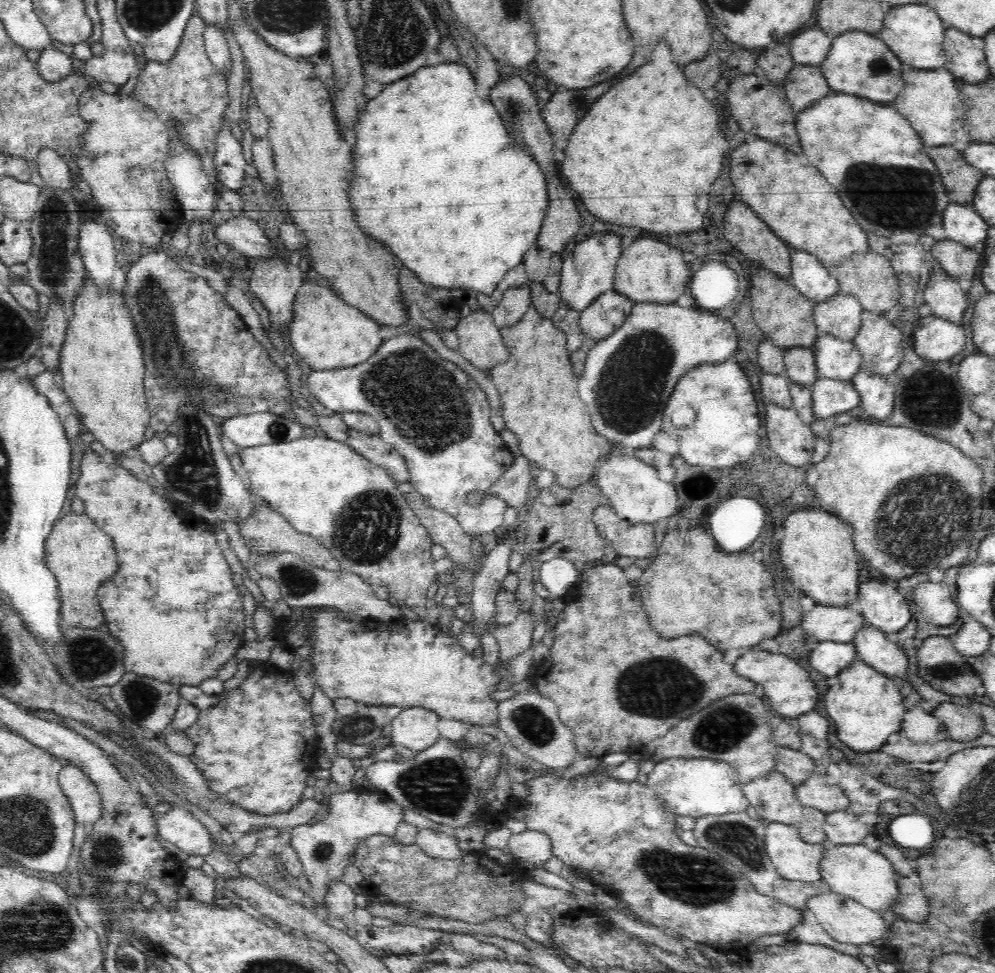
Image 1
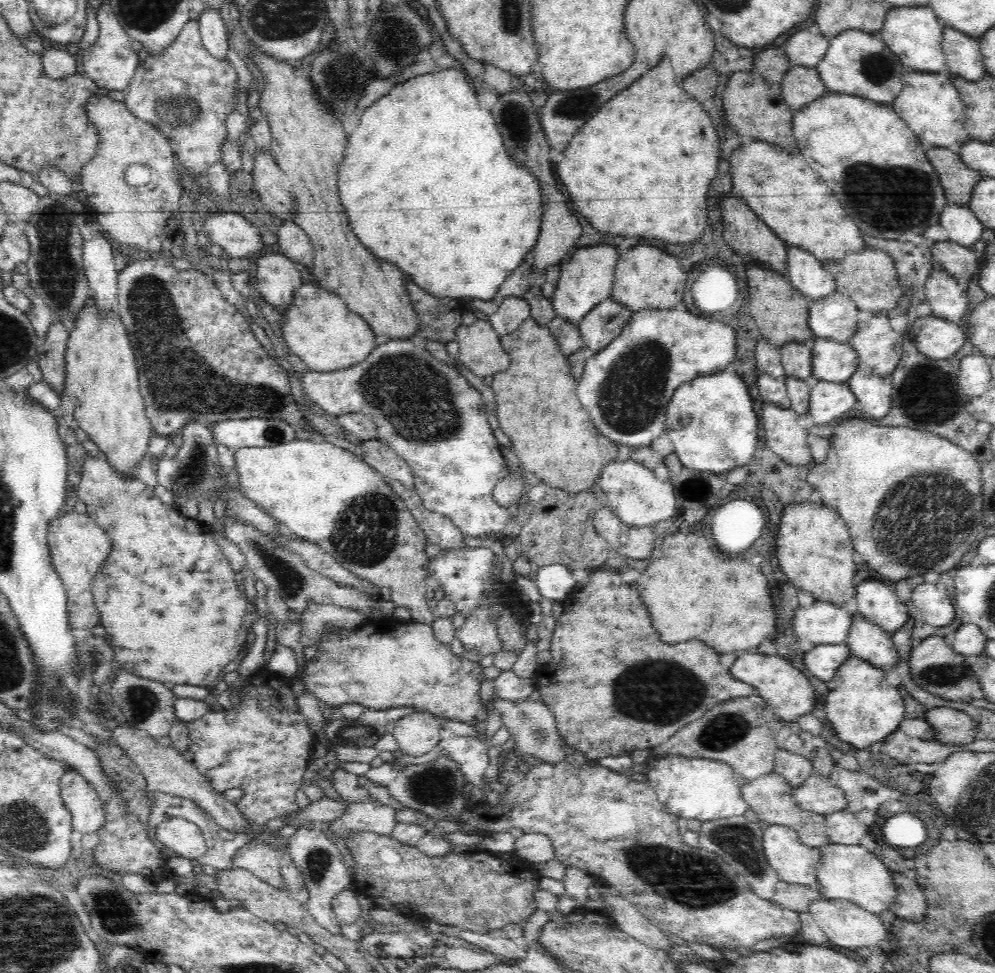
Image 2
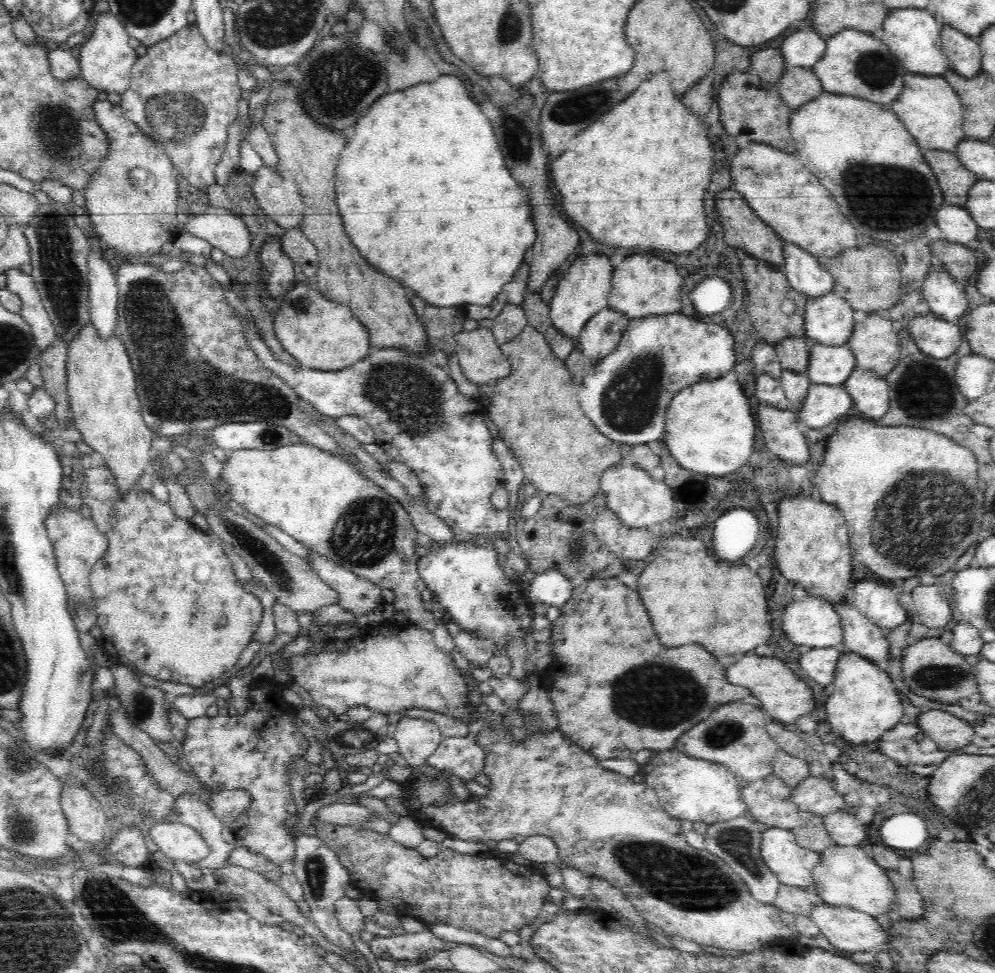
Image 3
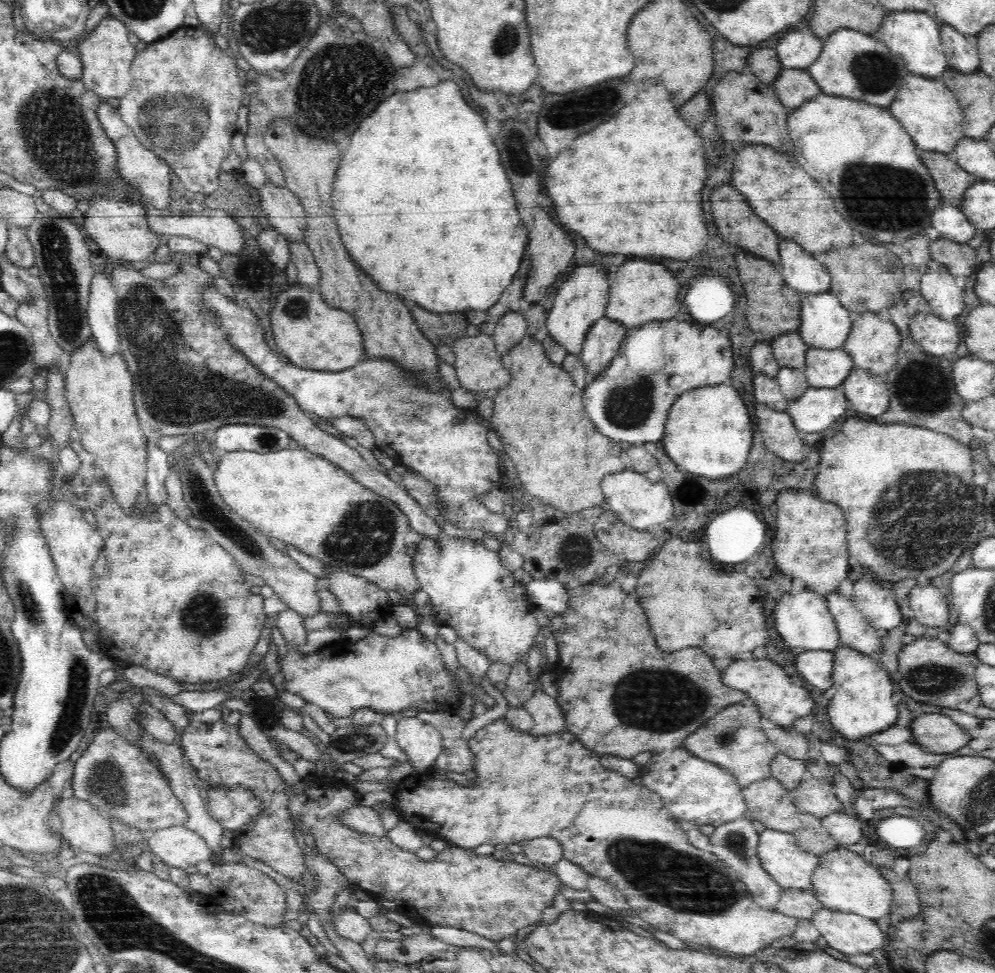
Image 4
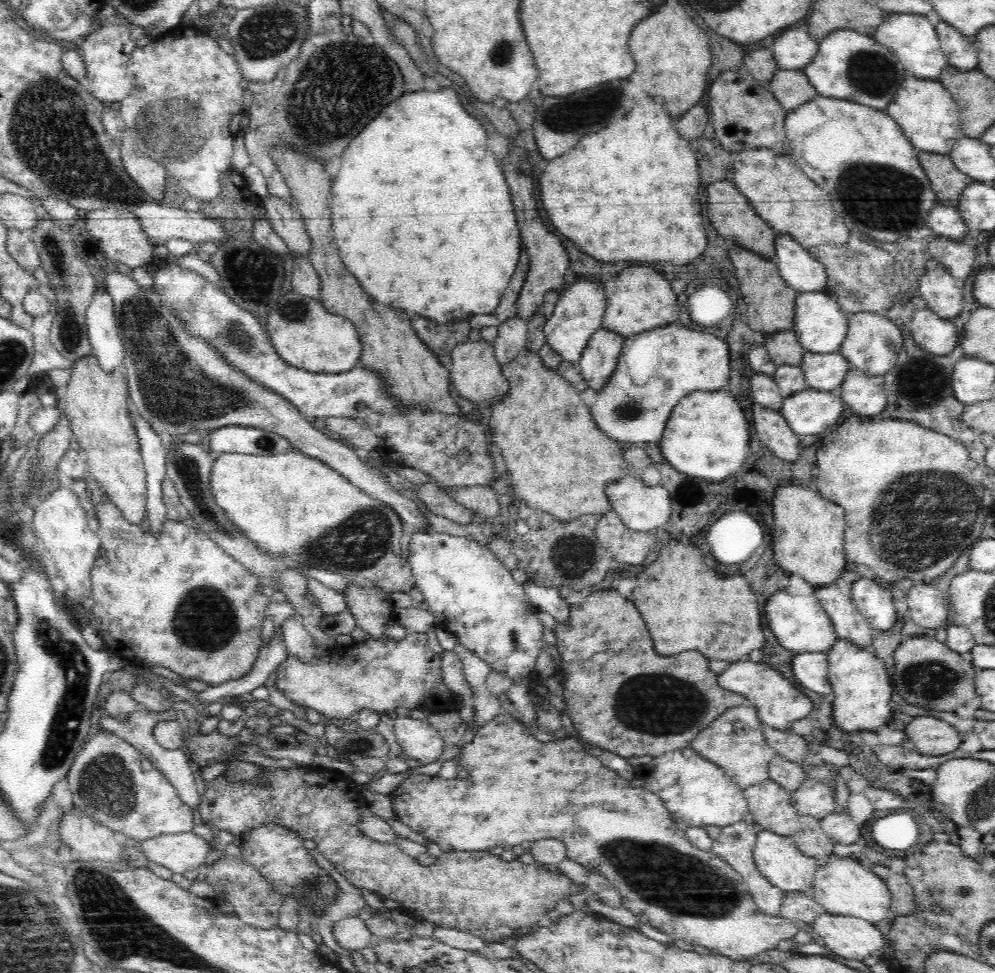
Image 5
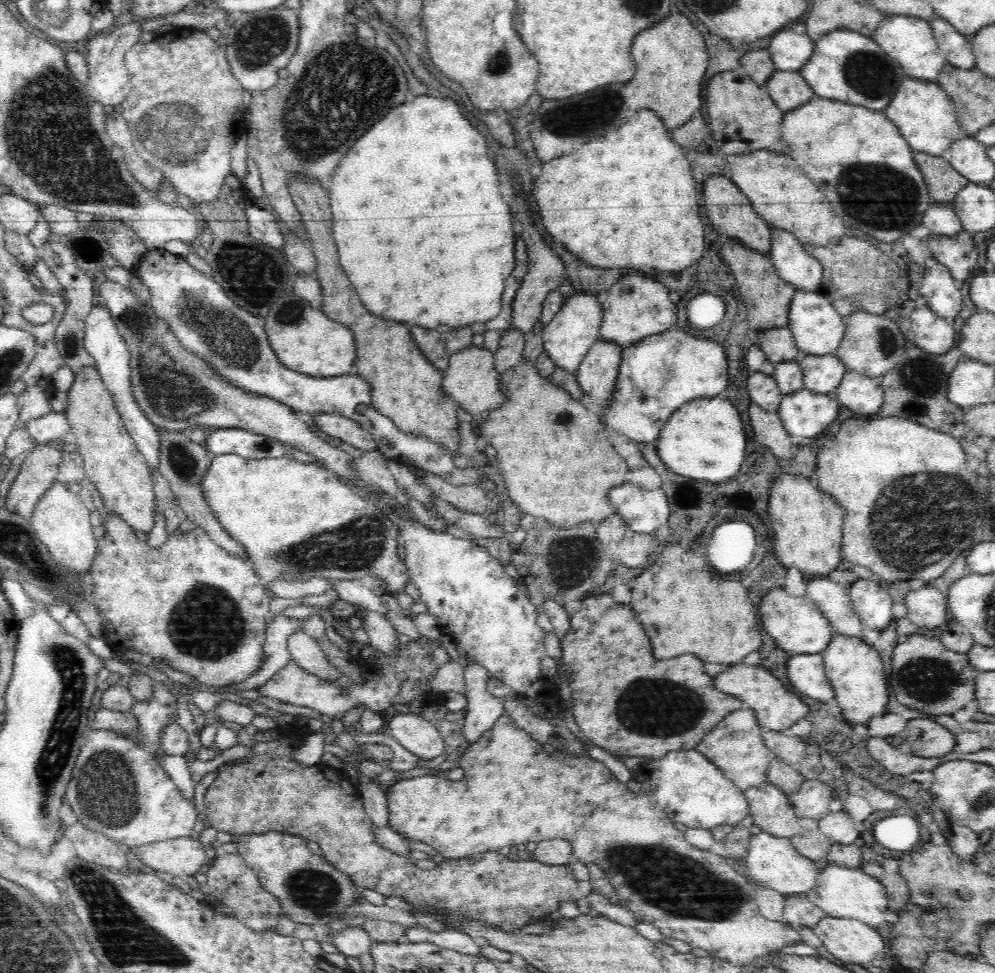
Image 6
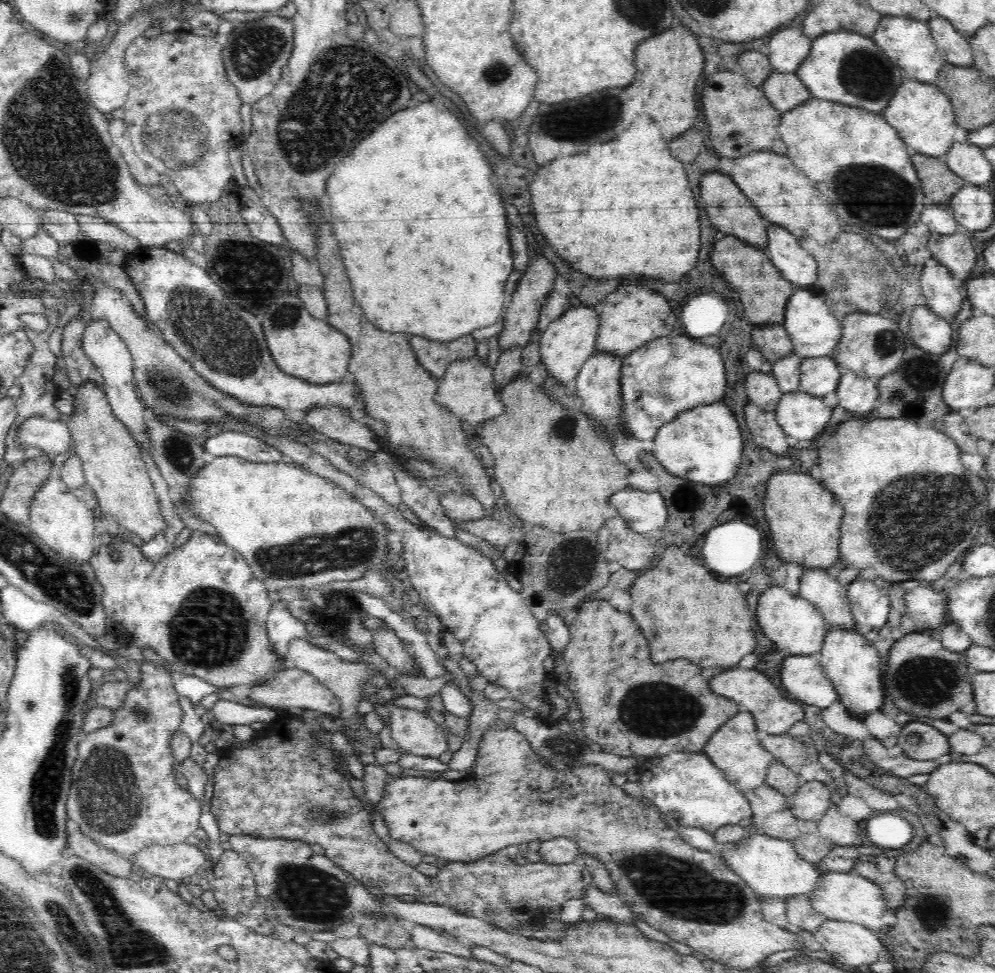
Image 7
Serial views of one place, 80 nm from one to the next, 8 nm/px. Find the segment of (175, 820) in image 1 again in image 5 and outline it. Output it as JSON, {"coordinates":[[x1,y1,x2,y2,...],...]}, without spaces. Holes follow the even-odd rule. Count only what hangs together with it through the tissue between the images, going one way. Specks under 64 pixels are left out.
{"coordinates":[[191,832,166,834,138,843,134,848,143,852,149,864,165,866,176,874,193,876,199,865,207,863,214,845]]}

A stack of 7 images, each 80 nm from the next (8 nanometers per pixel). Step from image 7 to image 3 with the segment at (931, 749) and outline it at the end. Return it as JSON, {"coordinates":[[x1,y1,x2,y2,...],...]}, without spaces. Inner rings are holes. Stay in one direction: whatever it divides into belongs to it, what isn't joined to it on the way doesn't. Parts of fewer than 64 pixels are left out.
{"coordinates":[[930,710,918,716,919,732,934,740,938,750,956,750,977,739,974,729,965,720,942,710]]}

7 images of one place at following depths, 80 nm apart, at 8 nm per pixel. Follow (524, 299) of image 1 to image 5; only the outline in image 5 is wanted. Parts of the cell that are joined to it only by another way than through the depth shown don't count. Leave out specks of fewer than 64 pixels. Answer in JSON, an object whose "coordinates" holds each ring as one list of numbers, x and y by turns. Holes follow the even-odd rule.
{"coordinates":[[517,316,508,318,498,326,498,336,494,342,495,358,498,365,512,363,527,344,527,323]]}

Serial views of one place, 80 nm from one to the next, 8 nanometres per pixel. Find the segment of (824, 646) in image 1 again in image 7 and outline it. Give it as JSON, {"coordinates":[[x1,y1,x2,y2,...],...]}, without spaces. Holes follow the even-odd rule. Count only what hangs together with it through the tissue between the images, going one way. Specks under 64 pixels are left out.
{"coordinates":[[818,654,788,656,782,662,780,680,790,698,803,706,818,706,824,709,838,701,834,685,824,674]]}

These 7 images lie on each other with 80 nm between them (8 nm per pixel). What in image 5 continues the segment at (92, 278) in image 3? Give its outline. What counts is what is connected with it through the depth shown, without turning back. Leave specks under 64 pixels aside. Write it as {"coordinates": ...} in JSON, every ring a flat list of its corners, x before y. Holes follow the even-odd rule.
{"coordinates":[[98,284,92,302,86,312,86,326,88,330,88,343,93,349,93,354,98,359,100,367,110,375,115,371,121,370,125,360,125,349,119,336,117,320,112,297,105,291,102,284]]}

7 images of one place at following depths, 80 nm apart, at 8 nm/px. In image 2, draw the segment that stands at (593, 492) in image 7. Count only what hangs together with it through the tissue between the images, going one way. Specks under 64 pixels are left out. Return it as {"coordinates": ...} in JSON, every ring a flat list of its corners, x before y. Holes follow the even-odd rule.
{"coordinates":[[531,316,513,334,501,338,502,349,510,357,511,366,489,379,495,392,498,426,513,446,522,470,531,481,542,481,552,488,578,495,592,489,606,464,618,456,616,442,600,434,582,404,576,398,577,382,570,374,568,358,562,355,556,337,547,326,540,326]]}

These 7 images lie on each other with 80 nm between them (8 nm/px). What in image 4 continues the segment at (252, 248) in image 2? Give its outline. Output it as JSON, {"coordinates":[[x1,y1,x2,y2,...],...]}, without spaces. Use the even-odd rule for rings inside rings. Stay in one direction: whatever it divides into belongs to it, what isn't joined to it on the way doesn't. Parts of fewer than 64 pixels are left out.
{"coordinates":[[150,205,144,206,148,228,159,236,188,236,188,238,196,238,206,245,218,247,222,252,235,254,242,250,244,246,244,237,241,228,234,222,230,216,202,216,194,213,174,213,168,209,161,211]]}

